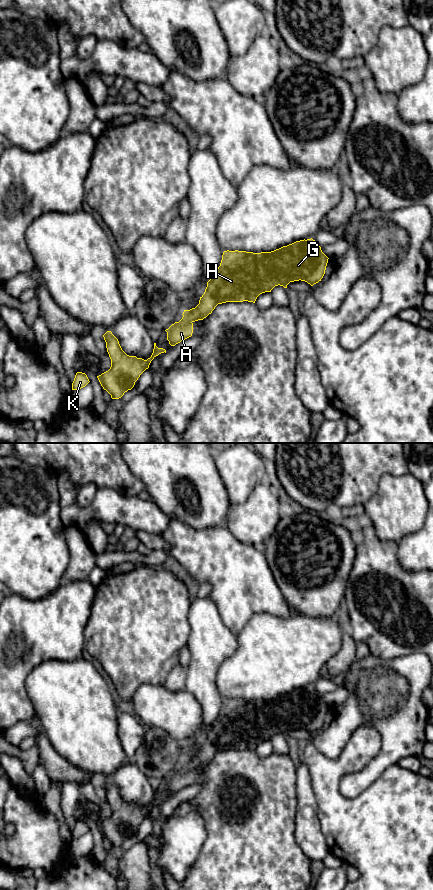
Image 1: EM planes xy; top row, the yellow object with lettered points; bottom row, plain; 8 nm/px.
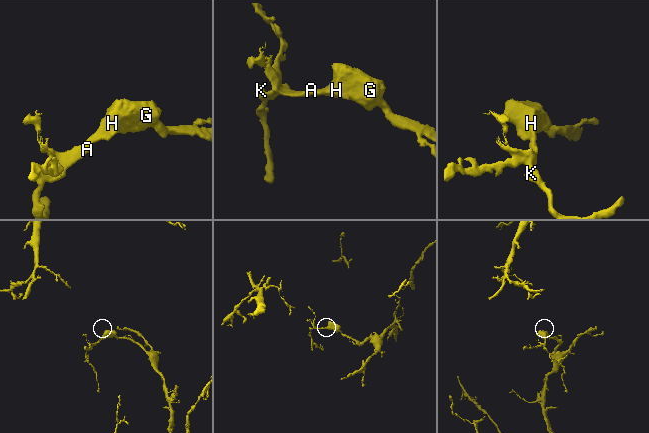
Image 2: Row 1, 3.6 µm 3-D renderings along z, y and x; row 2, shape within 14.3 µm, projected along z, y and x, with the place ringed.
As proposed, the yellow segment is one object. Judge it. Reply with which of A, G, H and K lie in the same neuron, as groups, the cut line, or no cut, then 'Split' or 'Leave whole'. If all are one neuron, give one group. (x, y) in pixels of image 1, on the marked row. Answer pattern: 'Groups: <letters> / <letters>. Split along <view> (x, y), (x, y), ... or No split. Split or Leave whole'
Groups: A G H K. No split. Leave whole

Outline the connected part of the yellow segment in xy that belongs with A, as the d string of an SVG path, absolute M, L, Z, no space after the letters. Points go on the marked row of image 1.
M312 238L296 241L271 252L224 251L220 266L207 282L199 304L195 308L184 310L182 319L165 330L169 344L175 346L191 337L193 323L206 318L218 304L243 301L255 303L260 294L271 292L275 286L287 288L290 282L299 280L313 286L323 278L328 259Z

